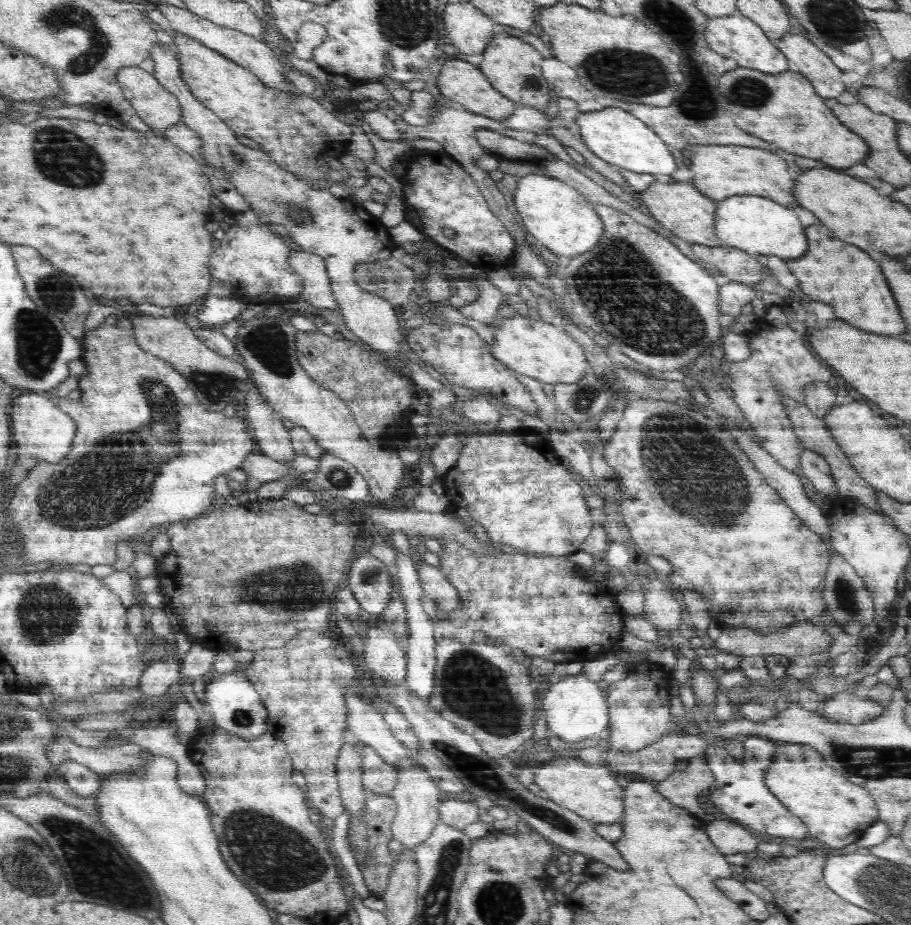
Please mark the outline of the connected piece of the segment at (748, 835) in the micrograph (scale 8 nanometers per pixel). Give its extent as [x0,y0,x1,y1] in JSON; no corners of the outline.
[706,818,759,855]

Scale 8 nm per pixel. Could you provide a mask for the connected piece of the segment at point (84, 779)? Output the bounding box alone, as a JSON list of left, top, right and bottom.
[56,760,100,796]

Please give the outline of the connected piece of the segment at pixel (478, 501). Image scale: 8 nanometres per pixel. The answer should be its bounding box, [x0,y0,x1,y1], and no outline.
[441,418,593,557]

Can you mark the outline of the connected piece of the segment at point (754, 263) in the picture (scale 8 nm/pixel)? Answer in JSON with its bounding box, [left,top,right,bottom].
[691,244,768,286]

